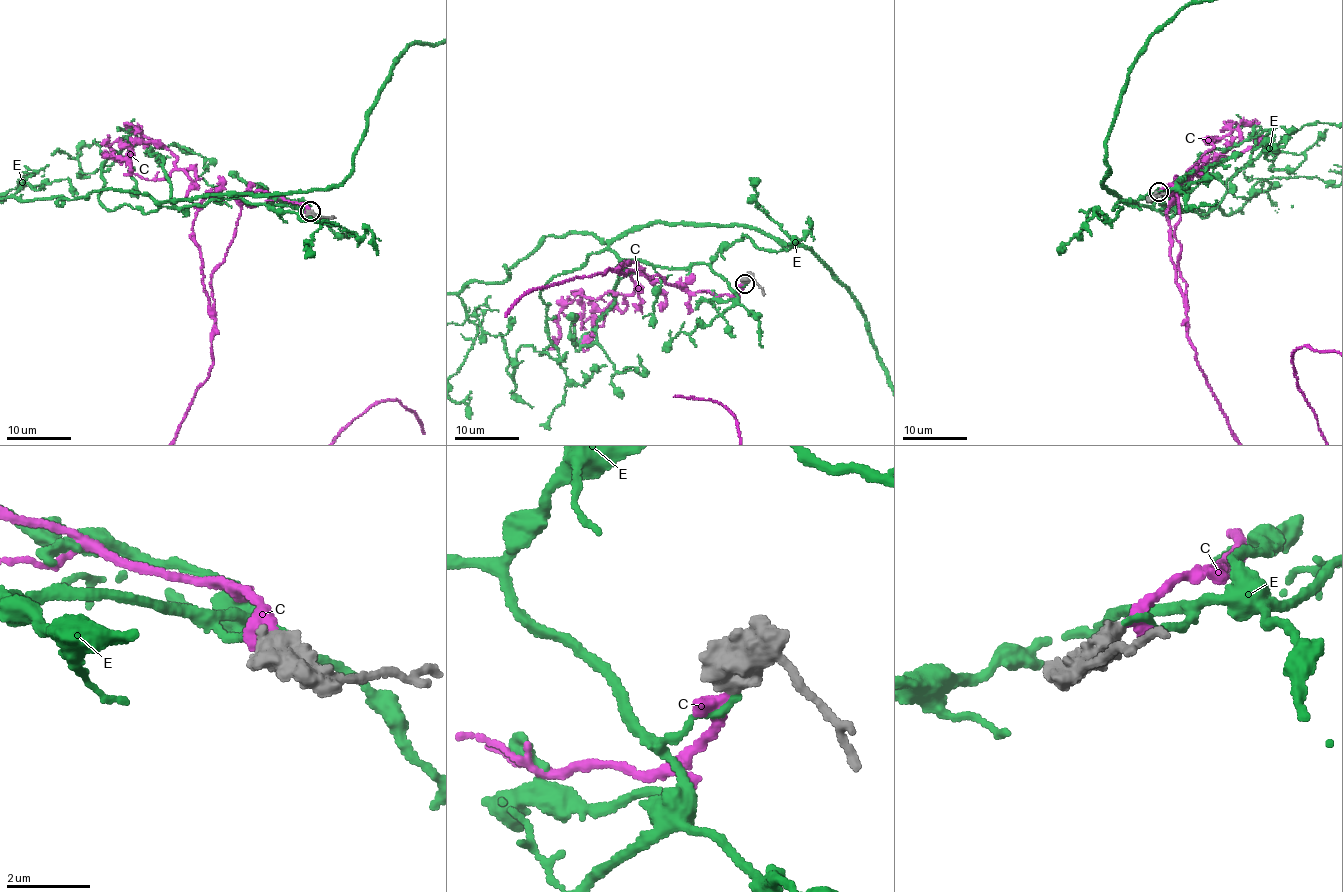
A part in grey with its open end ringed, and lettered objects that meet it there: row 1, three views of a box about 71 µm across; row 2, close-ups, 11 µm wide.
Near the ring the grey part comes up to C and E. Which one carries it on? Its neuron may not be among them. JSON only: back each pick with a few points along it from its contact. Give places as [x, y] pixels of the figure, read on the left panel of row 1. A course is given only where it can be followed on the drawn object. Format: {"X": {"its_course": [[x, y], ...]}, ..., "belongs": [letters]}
{"belongs": ["C"]}

